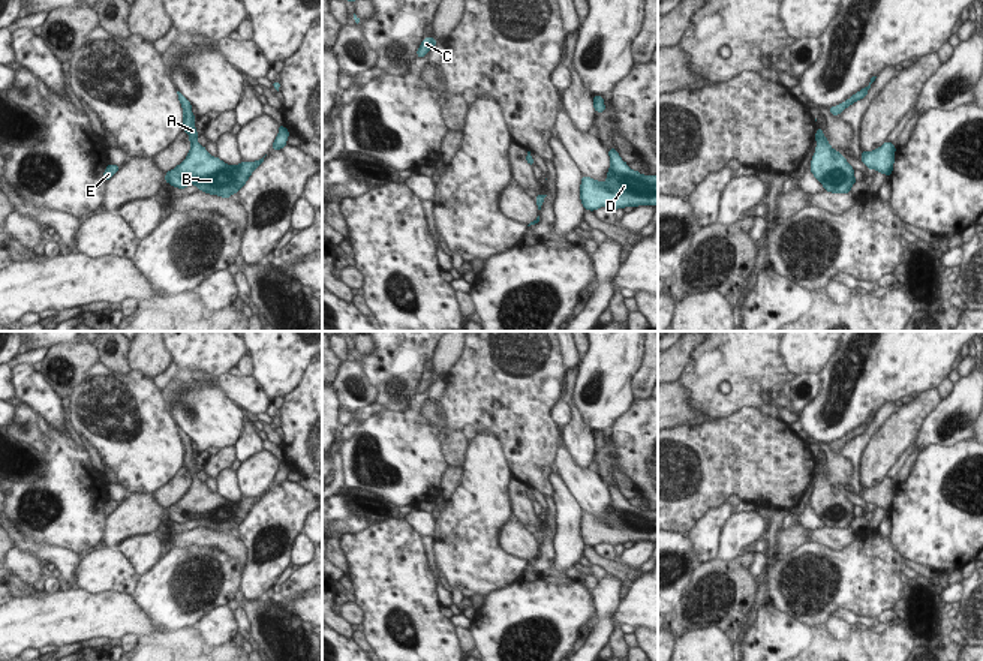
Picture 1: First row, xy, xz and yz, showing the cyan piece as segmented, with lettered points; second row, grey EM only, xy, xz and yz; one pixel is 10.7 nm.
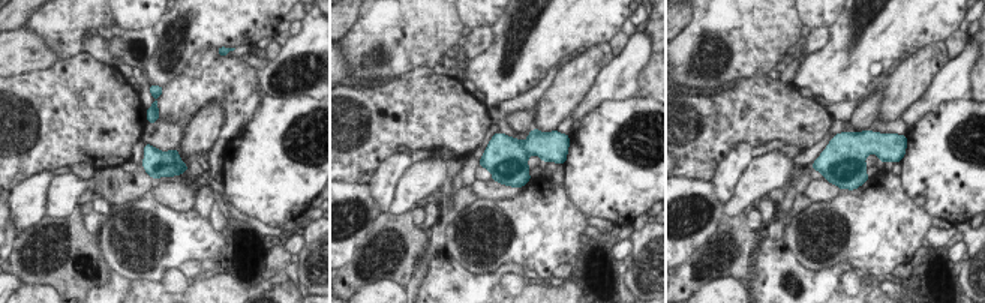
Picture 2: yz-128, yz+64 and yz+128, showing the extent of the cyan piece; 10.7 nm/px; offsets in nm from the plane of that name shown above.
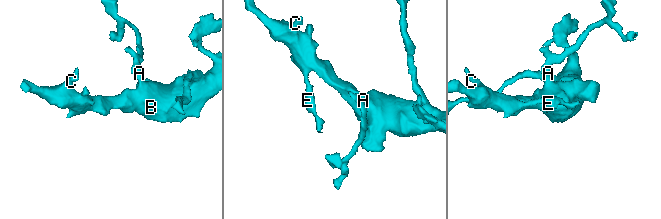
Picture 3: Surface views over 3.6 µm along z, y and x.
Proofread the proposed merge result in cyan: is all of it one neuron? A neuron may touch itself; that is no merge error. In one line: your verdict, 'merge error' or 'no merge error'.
no merge error

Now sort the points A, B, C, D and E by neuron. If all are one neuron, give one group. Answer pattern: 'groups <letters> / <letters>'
groups A B C D E

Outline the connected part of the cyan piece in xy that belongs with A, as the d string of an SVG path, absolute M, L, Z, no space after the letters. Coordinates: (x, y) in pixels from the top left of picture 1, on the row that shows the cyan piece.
M180 91L177 94L184 108L183 130L189 133L192 147L187 157L165 174L165 181L178 189L196 184L202 192L231 198L232 193L238 193L250 174L264 162L264 157L256 162L241 162L237 166L231 166L219 157L210 156L205 147L196 142L198 133L195 129L195 115L190 109L192 103Z

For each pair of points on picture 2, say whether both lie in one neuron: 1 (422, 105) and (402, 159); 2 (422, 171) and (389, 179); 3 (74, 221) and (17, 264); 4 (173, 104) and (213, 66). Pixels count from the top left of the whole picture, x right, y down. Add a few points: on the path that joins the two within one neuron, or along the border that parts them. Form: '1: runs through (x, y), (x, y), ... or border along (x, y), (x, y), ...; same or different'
1: border along (396, 150), (380, 165), (372, 177); different
2: border along (414, 164), (401, 177), (395, 198), (387, 209); different
3: runs through (60, 234), (36, 258), (30, 260); same
4: runs through (183, 96), (203, 77); same

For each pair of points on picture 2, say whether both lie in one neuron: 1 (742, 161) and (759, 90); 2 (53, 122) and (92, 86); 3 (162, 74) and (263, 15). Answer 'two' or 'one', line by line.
1: two
2: one
3: one

